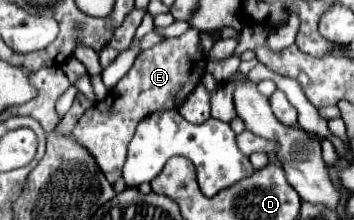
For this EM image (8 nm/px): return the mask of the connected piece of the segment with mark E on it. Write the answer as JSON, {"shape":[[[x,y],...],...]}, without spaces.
{"shape":[[[191,28],[179,38],[167,38],[161,44],[143,50],[127,76],[117,82],[113,94],[109,92],[105,100],[97,102],[79,118],[73,128],[73,138],[79,142],[79,146],[85,146],[85,150],[95,158],[111,184],[121,178],[127,146],[135,134],[137,124],[147,114],[177,108],[201,82],[205,74],[205,62],[207,60],[199,48],[199,30]]]}

